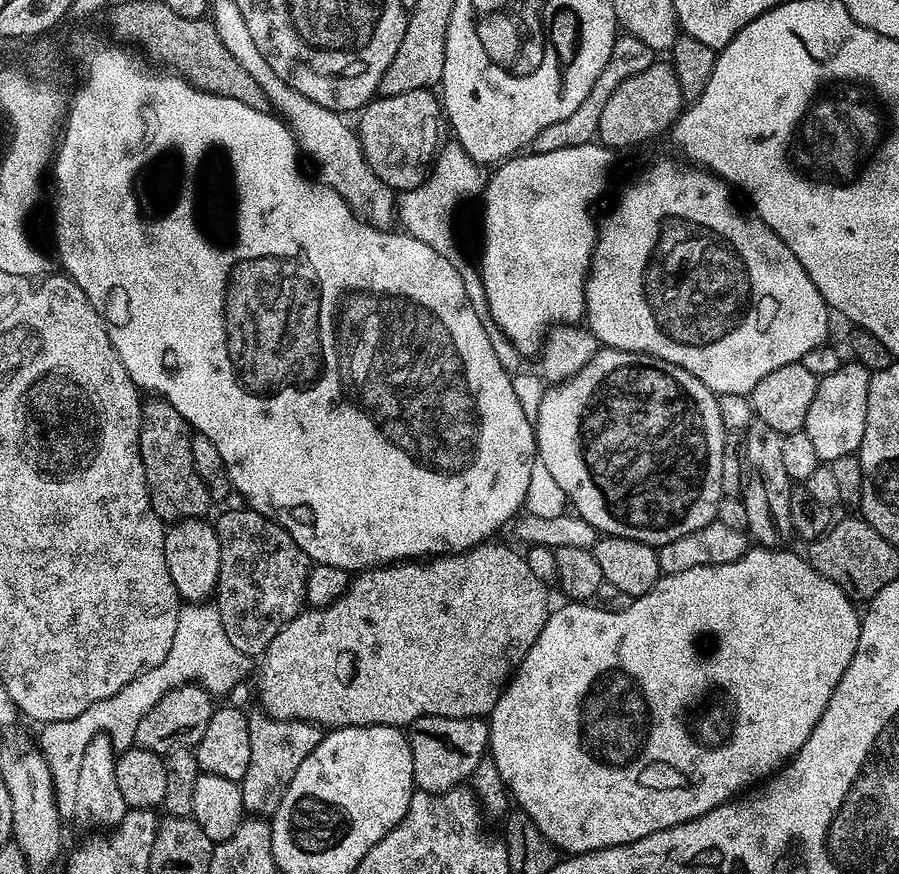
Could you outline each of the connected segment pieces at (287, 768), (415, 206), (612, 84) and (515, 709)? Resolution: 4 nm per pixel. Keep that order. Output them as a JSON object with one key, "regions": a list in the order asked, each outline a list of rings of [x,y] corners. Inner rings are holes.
{"regions":[[[[263,710],[247,713],[250,726],[250,766],[239,781],[242,790],[242,802],[245,813],[256,818],[271,818],[278,810],[298,766],[310,758],[310,754],[319,746],[322,728],[305,720],[279,720]]],[[[455,142],[445,143],[441,147],[427,178],[414,190],[403,193],[396,205],[398,224],[407,235],[418,238],[418,242],[426,242],[442,258],[446,258],[462,274],[462,286],[466,286],[466,294],[470,298],[470,306],[474,306],[474,314],[484,318],[488,316],[488,303],[486,302],[486,290],[482,286],[480,269],[464,257],[460,244],[456,241],[456,232],[452,229],[452,219],[456,216],[456,207],[463,200],[471,196],[479,197],[484,191],[486,176],[481,165],[471,160],[462,150],[462,146]]],[[[627,34],[617,35],[614,50],[610,54],[610,62],[606,62],[602,74],[598,74],[598,82],[594,82],[590,94],[586,94],[586,102],[582,102],[582,106],[578,106],[578,110],[574,110],[570,118],[562,118],[562,122],[554,122],[554,126],[546,126],[546,130],[541,130],[538,138],[534,138],[531,142],[531,151],[566,150],[570,146],[593,143],[597,139],[596,131],[602,118],[602,109],[606,106],[606,102],[610,102],[610,94],[614,94],[614,90],[618,90],[618,86],[622,86],[626,78],[642,74],[642,70],[649,68],[652,63],[654,63],[653,50],[650,46],[646,46],[646,42],[642,42],[642,38],[634,38]]],[[[752,546],[749,547],[742,558],[738,558],[734,562],[711,564],[710,566],[694,566],[690,570],[669,572],[661,575],[649,592],[635,597],[632,604],[626,606],[626,610],[611,612],[606,606],[591,608],[593,605],[588,602],[564,602],[564,605],[557,612],[555,609],[549,615],[546,626],[542,626],[542,634],[538,634],[538,642],[534,642],[534,646],[530,646],[526,658],[520,663],[520,667],[516,669],[512,679],[508,681],[503,694],[498,698],[498,702],[490,714],[487,725],[490,759],[498,766],[498,774],[502,774],[502,782],[505,788],[508,789],[515,807],[532,819],[534,826],[538,826],[538,830],[542,830],[542,834],[546,834],[546,838],[557,850],[564,854],[579,854],[581,852],[602,850],[619,844],[629,844],[638,838],[646,838],[646,834],[654,834],[658,830],[673,828],[682,822],[698,818],[702,814],[714,810],[718,805],[726,804],[729,800],[739,797],[741,793],[751,789],[757,782],[771,777],[773,773],[783,768],[795,756],[796,751],[806,742],[806,738],[810,738],[810,734],[814,730],[814,726],[818,726],[818,718],[822,718],[822,710],[826,710],[826,706],[830,702],[842,674],[846,674],[846,666],[850,666],[850,662],[854,658],[854,650],[858,650],[862,616],[859,611],[856,613],[857,605],[838,585],[830,582],[830,578],[818,574],[818,570],[814,570],[814,566],[808,563],[801,553],[799,556],[796,552],[787,552],[788,550],[784,546],[779,548]]]]}

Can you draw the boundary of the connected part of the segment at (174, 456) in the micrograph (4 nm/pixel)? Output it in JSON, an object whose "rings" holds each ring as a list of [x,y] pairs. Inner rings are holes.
{"rings":[[[148,398],[140,405],[140,457],[148,483],[148,497],[154,514],[162,521],[194,520],[207,517],[213,500],[194,470],[193,433],[182,414],[163,398]]]}

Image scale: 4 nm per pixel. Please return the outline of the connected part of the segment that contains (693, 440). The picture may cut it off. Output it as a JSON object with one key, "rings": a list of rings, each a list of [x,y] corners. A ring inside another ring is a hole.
{"rings":[[[601,347],[566,382],[557,383],[545,391],[538,406],[538,414],[534,418],[539,463],[544,464],[546,470],[550,470],[551,476],[558,481],[558,486],[562,486],[575,515],[590,522],[597,533],[634,538],[653,546],[674,542],[674,538],[682,538],[682,534],[694,534],[694,530],[702,530],[702,526],[713,523],[722,499],[722,454],[726,433],[722,426],[722,414],[718,414],[716,398],[717,393],[711,392],[702,381],[694,378],[694,374],[682,370],[682,366],[674,366],[674,362],[666,362],[662,358],[654,358],[641,352]]]}

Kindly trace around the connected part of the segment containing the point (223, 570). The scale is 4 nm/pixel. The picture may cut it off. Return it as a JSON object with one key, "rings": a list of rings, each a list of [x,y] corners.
{"rings":[[[243,511],[224,512],[214,520],[220,551],[214,603],[234,650],[260,658],[274,642],[274,634],[305,607],[310,561],[281,524],[257,512]]]}

